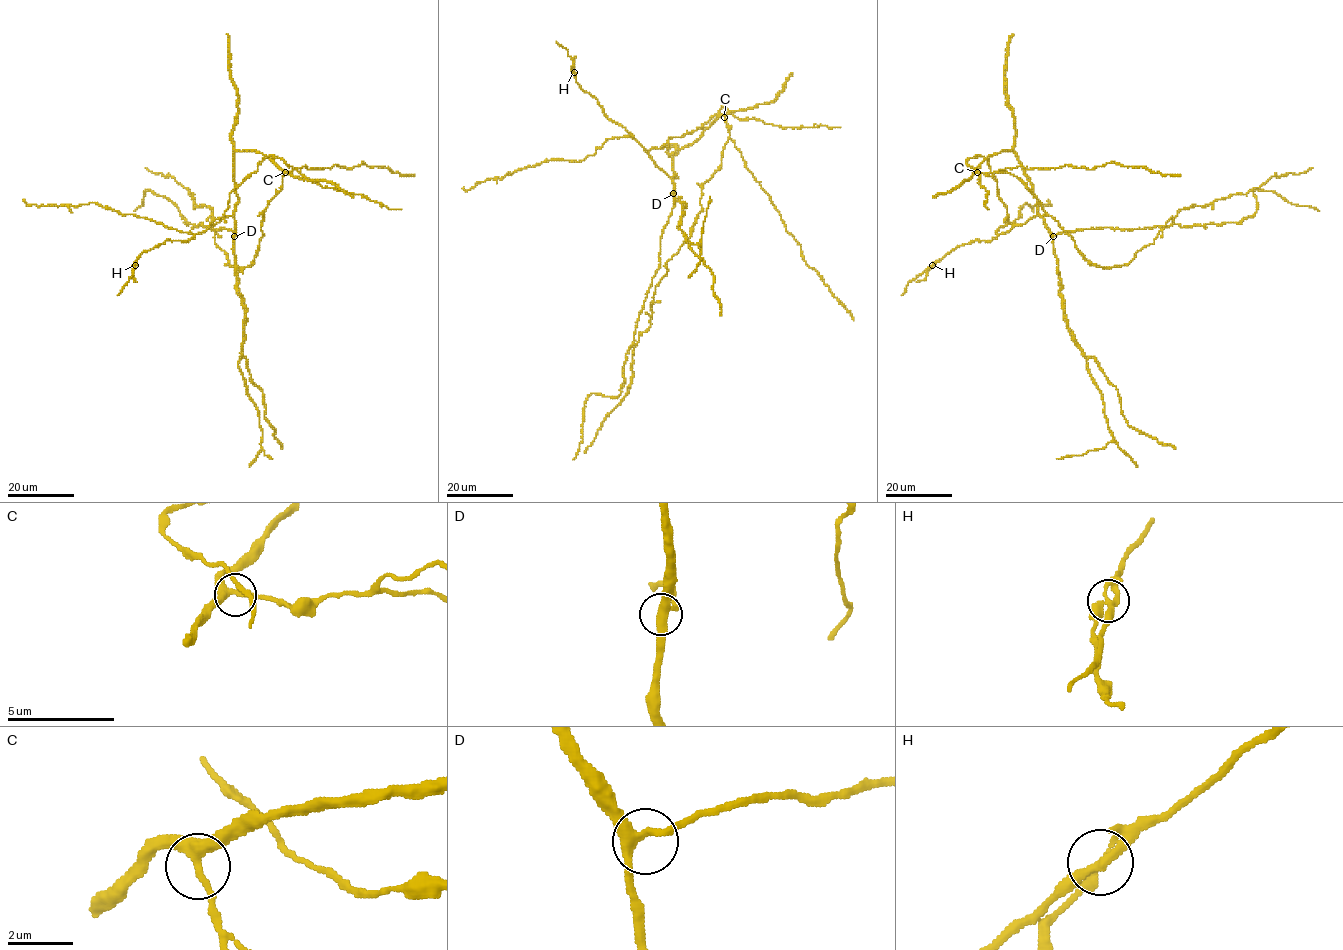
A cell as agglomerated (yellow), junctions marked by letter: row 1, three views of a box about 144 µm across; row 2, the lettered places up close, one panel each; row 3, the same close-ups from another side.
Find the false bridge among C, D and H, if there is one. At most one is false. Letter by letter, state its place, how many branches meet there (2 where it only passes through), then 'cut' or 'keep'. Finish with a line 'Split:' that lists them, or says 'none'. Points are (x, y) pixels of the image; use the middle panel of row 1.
C: at (724, 117); 3 branches meet; keep
D: at (673, 193); 3 branches meet; keep
H: at (574, 72); 3 branches meet; cut
Split: H

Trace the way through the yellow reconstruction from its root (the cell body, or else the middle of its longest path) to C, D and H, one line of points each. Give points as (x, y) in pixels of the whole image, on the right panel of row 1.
C: (985, 160), (975, 170), (977, 172)
D: (985, 160), (1003, 151), (1015, 154), (1032, 185), (1038, 214), (1053, 236)
H: (985, 160), (1003, 151), (1015, 154), (1037, 199), (1037, 215), (989, 241), (974, 240), (962, 244), (932, 266)

